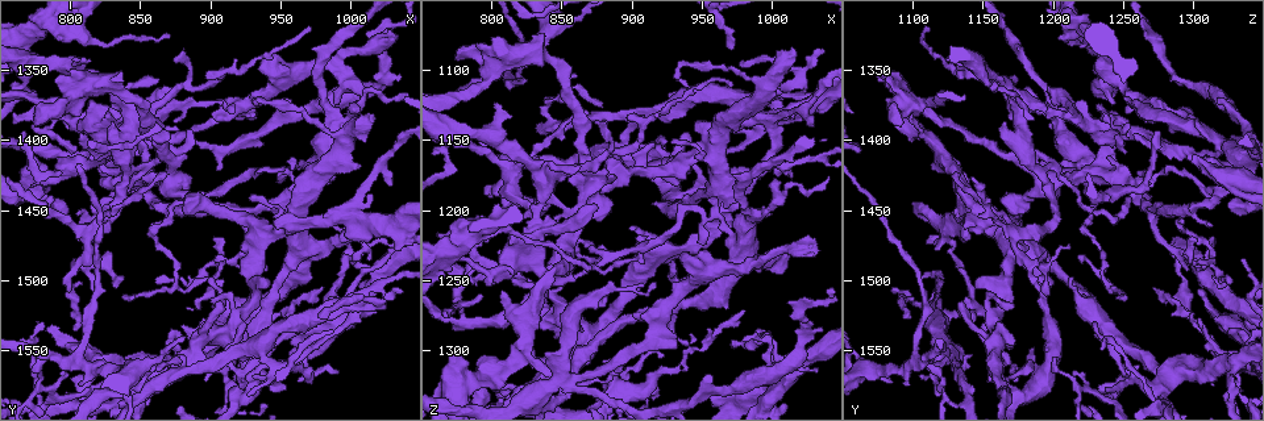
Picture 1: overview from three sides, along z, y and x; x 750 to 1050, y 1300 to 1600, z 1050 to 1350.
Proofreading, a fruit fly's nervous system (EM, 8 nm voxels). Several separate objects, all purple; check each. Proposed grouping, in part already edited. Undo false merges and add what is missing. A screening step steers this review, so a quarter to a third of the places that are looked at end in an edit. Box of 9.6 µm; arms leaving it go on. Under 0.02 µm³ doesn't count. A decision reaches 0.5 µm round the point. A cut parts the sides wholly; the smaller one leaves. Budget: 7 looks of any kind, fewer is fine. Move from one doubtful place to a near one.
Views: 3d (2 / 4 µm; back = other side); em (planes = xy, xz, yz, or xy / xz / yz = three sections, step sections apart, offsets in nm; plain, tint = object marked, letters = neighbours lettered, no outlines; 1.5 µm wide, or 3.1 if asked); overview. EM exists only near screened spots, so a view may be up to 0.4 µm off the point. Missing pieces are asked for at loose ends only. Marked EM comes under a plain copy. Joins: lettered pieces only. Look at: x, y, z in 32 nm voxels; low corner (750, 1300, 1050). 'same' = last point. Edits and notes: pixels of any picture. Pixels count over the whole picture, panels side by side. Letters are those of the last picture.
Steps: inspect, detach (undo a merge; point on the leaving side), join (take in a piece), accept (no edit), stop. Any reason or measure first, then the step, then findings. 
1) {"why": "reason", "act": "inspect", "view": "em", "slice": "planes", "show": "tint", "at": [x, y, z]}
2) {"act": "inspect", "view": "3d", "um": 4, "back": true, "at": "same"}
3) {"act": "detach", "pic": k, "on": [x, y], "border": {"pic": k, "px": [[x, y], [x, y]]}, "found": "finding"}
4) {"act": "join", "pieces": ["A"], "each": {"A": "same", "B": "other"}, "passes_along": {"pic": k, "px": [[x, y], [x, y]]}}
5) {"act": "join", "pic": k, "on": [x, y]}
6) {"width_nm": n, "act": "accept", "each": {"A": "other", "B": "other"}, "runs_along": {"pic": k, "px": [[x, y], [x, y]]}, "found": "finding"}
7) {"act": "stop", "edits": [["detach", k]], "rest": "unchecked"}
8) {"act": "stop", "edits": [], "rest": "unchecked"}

{"act": "inspect", "view": "em", "slice": "planes", "show": "letters", "at": [870, 1328, 1240]}

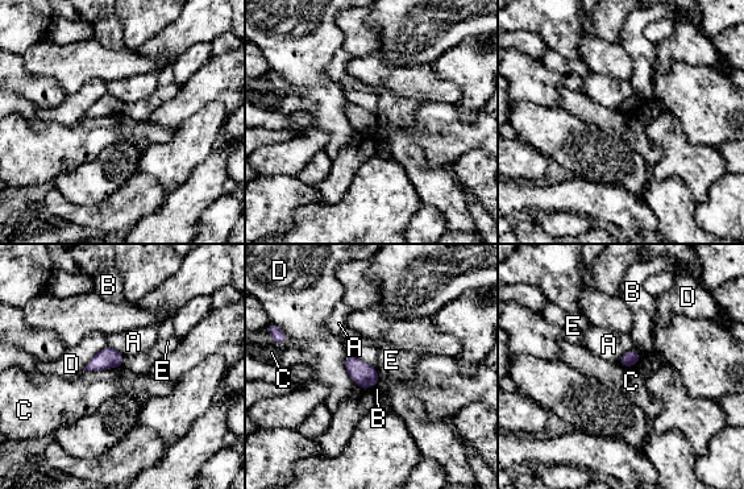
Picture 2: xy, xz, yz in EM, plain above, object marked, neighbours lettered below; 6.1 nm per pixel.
{"longest_contact_nm": ["C", 240], "act": "accept", "each": {"A": "other", "B": "other", "C": "other", "D": "other", "E": "other"}, "border": {"pic": 2, "px": [[121, 365], [87, 369], [83, 373]]}, "found": "no lettered piece goes on from it"}

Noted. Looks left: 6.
{"why": "an open end", "act": "inspect", "view": "em", "slice": "planes", "show": "letters", "at": [868, 1424, 1130]}

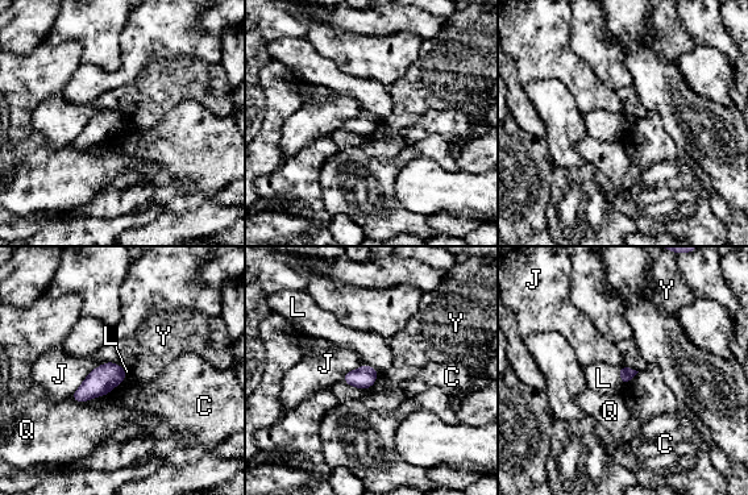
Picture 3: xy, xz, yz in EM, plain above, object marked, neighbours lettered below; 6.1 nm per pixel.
{"act": "accept", "each": {"C": "other", "J": "other", "L": "other", "Q": "other", "Y": "other"}, "border": {"pic": 3, "px": [[618, 367], [620, 383]]}, "found": "none of them fits"}

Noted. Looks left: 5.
{"why": "an open end", "act": "inspect", "view": "em", "slice": "planes", "show": "letters", "at": [834, 1506, 1200]}

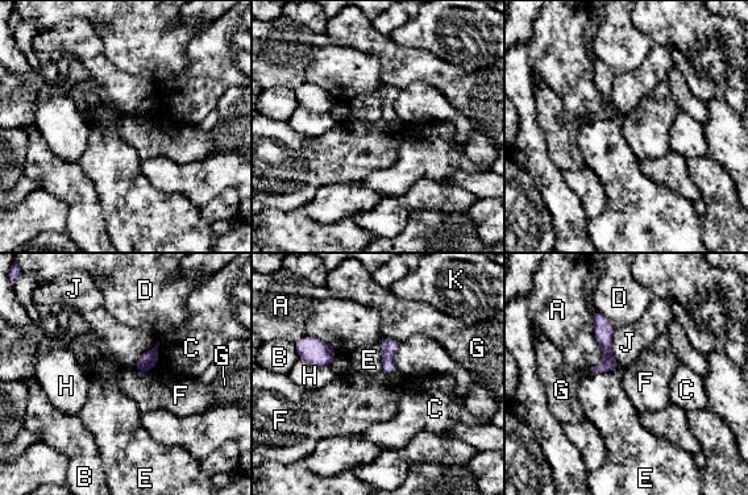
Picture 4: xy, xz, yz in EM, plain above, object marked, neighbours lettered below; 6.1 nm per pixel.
{"act": "accept", "each": {"A": "other", "B": "other", "C": "other", "D": "other", "E": "other", "F": "other", "G": "other", "H": "other", "J": "other", "K": "other"}, "runs_along": {"pic": 4, "px": [[598, 316], [606, 361], [594, 370]]}, "found": "no lettered piece goes on from it"}

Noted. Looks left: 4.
{"act": "stop", "edits": [], "rest": "unchecked"}

